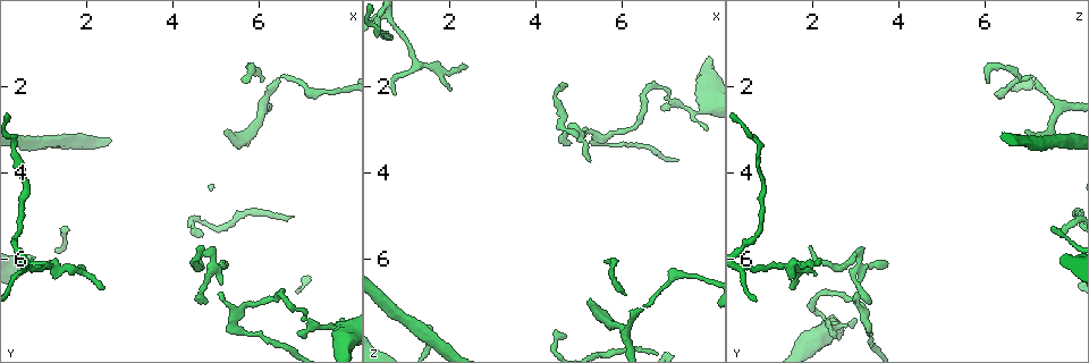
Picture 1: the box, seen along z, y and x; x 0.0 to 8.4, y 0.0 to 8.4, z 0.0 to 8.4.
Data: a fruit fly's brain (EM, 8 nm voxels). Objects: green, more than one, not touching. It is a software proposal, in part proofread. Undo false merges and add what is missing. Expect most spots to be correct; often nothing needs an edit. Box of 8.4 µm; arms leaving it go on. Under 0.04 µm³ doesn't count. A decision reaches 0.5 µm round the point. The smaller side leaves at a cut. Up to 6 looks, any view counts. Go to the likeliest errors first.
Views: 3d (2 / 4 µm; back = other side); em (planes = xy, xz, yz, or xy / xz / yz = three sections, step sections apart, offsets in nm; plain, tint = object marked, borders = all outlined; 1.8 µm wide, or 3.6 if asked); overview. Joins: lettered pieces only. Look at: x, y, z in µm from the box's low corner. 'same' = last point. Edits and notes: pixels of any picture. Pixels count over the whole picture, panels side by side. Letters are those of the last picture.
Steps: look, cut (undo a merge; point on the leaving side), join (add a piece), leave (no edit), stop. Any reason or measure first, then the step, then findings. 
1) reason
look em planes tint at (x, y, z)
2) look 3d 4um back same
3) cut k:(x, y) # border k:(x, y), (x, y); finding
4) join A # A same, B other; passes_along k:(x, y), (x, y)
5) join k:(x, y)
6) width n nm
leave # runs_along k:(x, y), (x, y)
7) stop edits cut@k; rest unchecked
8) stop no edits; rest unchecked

thin end
look 3d 2um at (0.80, 6.00, 2.20)

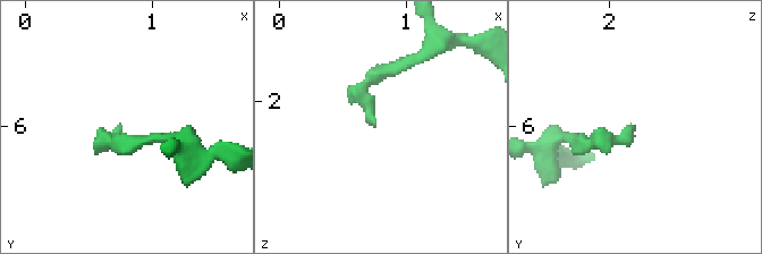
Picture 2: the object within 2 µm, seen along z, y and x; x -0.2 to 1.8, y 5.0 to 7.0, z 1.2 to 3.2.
now the EM
look em yz step 8 tint at (0.76, 5.98, 2.18)

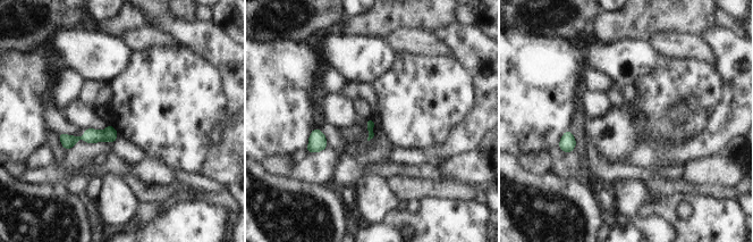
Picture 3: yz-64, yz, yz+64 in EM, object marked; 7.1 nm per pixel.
another direction
look em planes borders same

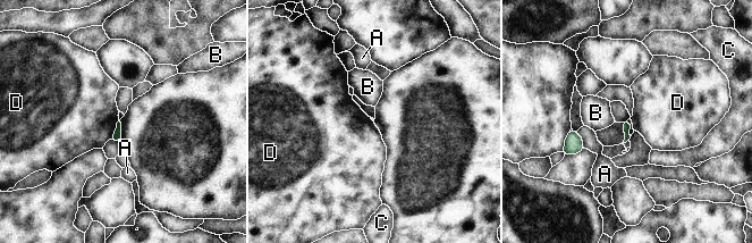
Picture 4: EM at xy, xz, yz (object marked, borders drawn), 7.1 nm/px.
leave # A other, B other, C other, D other; border 4:(119, 120), (110, 139); none of them fits

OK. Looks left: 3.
an open end
look 3d 2um at (2.40, 6.70, 1.55)

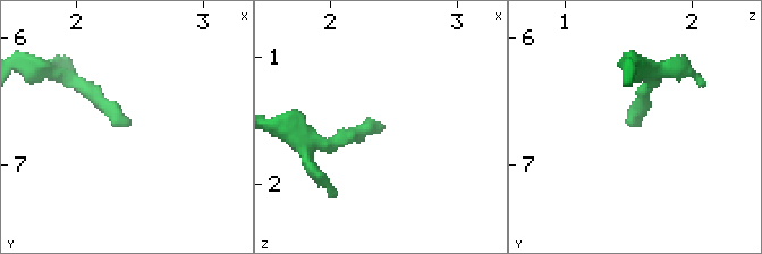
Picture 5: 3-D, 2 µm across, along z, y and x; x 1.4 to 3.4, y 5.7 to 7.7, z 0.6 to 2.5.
look em planes borders at (2.42, 6.70, 1.56)

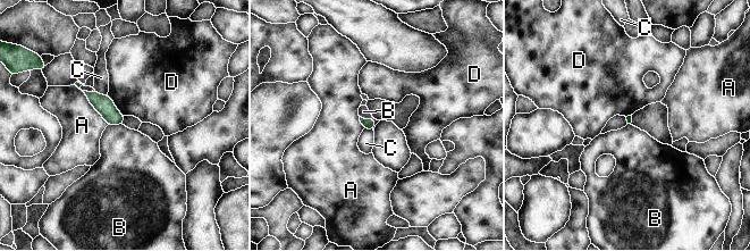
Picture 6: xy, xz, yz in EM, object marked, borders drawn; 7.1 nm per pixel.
leave # A other, B other, C other, D other; border 6:(360, 116), (373, 119), (373, 128); no lettered piece goes on from it

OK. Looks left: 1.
stop no edits; rest unchecked

